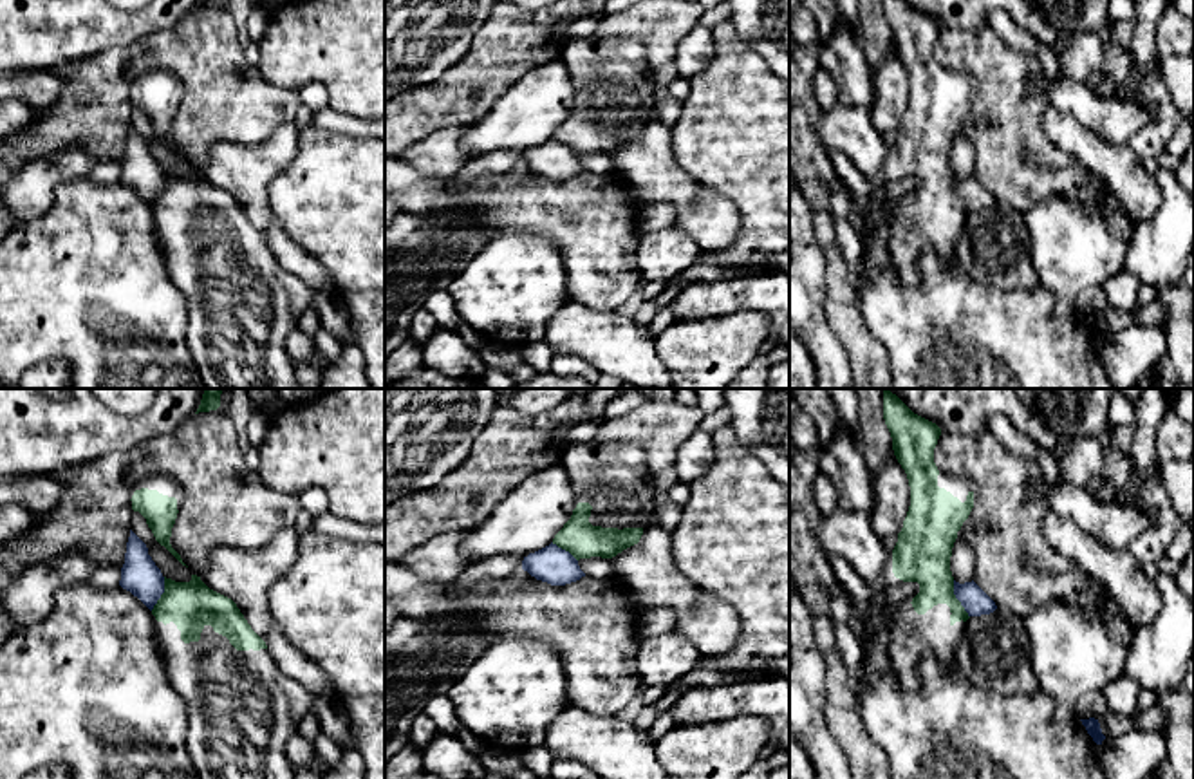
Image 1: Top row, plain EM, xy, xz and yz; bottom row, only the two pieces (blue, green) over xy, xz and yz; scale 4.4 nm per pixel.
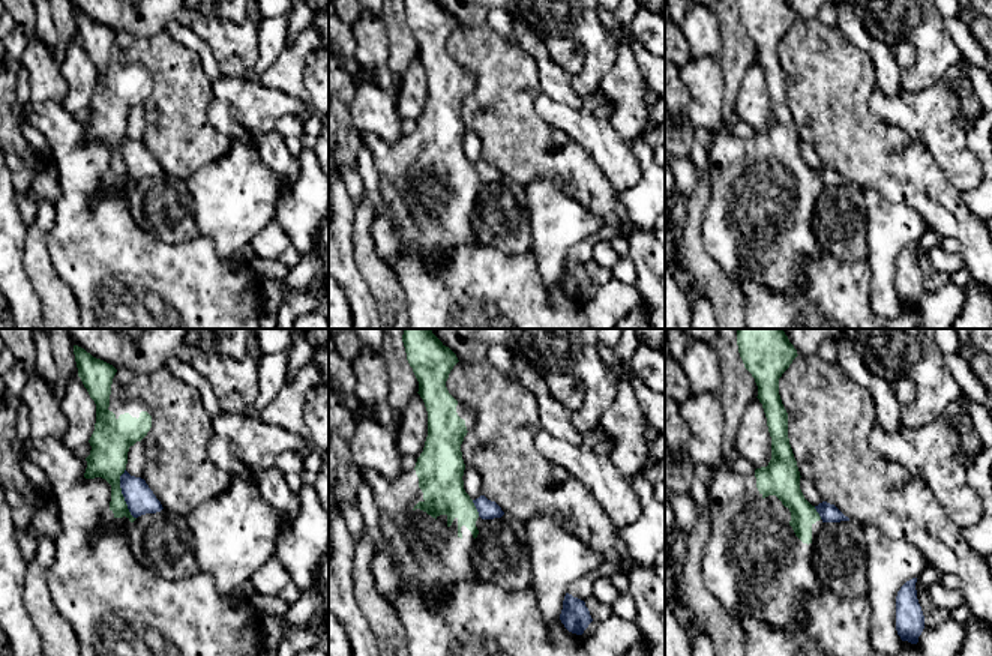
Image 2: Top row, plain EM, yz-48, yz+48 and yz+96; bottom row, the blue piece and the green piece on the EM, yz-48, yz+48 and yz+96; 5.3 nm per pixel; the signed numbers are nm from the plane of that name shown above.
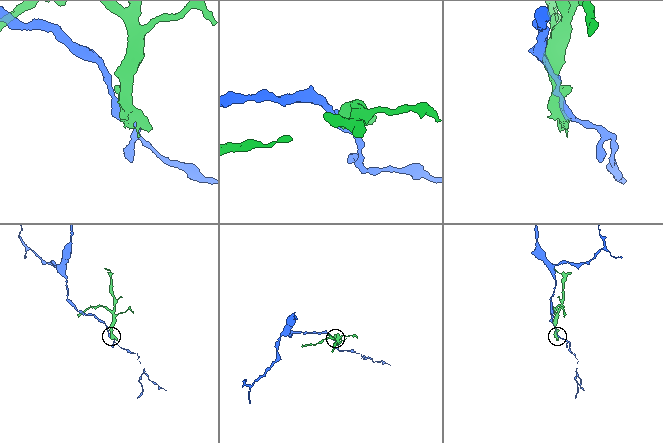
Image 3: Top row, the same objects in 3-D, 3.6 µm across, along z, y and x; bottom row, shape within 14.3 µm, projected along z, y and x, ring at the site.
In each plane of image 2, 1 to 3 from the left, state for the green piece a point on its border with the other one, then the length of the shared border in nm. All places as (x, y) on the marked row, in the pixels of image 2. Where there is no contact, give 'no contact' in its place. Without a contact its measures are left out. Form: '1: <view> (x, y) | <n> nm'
1: yz-48 (122, 493) | 280 nm
2: yz+48 (476, 508) | 100 nm
3: yz+96 (817, 511) | 80 nm

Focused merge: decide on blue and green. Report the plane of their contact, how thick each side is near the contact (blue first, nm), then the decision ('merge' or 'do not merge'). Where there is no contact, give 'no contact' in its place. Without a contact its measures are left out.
contact in yz; calibres 120 and 260 nm; do not merge

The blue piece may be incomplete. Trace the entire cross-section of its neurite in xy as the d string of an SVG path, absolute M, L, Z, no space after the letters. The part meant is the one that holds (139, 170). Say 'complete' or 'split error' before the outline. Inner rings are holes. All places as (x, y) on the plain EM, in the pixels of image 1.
complete; M130 125L119 181L150 206L164 188L164 172L148 150L146 139Z

